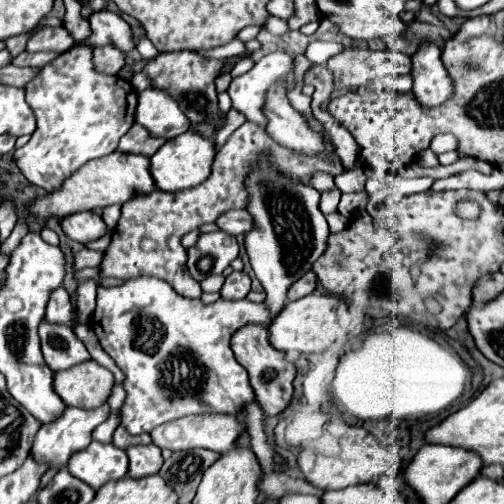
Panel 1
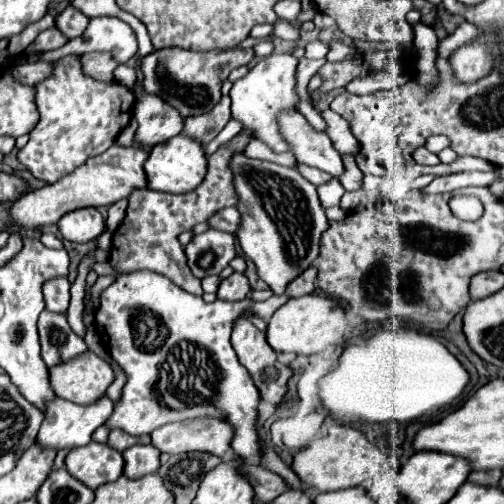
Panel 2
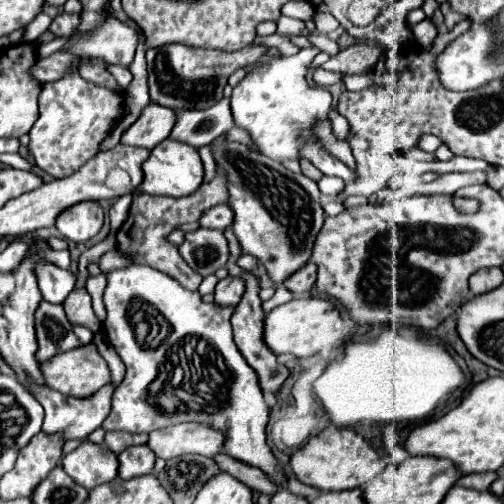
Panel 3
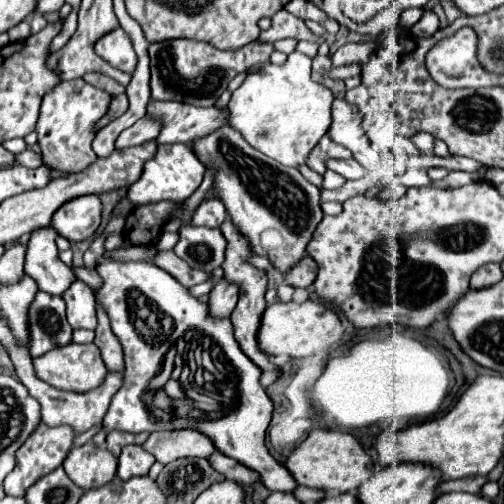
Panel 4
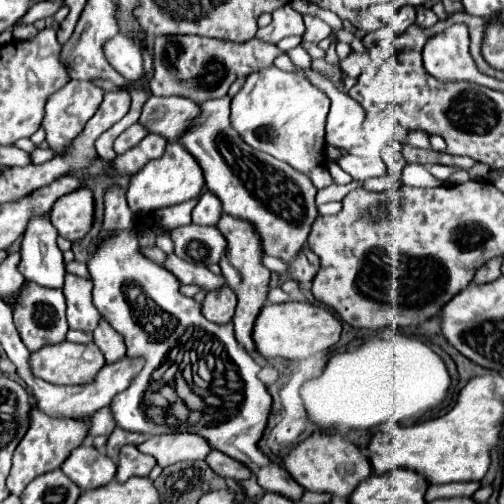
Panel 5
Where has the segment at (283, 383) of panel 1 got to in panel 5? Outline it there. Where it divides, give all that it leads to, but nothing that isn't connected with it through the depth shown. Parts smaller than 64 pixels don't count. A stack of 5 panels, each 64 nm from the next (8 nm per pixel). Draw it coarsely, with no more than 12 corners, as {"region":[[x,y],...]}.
{"region":[[228,214],[218,230],[228,246],[220,260],[236,292],[236,340],[264,362],[252,340],[266,304],[270,270],[262,266],[252,224]]}

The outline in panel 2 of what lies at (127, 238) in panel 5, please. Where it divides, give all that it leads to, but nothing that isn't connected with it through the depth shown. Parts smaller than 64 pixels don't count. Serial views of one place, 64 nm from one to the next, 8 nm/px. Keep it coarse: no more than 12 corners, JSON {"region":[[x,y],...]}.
{"region":[[154,272],[100,292],[132,436],[214,416],[260,456],[260,394],[230,332],[288,300],[206,304]]}

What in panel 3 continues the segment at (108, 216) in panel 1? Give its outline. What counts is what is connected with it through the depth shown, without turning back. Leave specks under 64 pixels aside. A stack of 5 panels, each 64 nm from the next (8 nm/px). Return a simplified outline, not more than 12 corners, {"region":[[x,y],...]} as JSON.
{"region":[[122,196],[110,208],[110,226],[118,230],[126,220],[132,196]]}

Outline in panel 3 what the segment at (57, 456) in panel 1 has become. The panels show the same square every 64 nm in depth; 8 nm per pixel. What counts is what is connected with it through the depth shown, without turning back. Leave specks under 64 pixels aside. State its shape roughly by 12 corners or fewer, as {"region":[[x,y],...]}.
{"region":[[114,386],[92,400],[36,392],[42,432],[86,442],[112,408]]}

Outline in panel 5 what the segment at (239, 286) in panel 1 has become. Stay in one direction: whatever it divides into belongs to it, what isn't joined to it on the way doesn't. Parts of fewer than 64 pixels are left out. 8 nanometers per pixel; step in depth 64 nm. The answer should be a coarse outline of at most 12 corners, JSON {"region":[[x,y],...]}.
{"region":[[226,284],[210,290],[202,314],[216,324],[234,316],[236,294]]}

